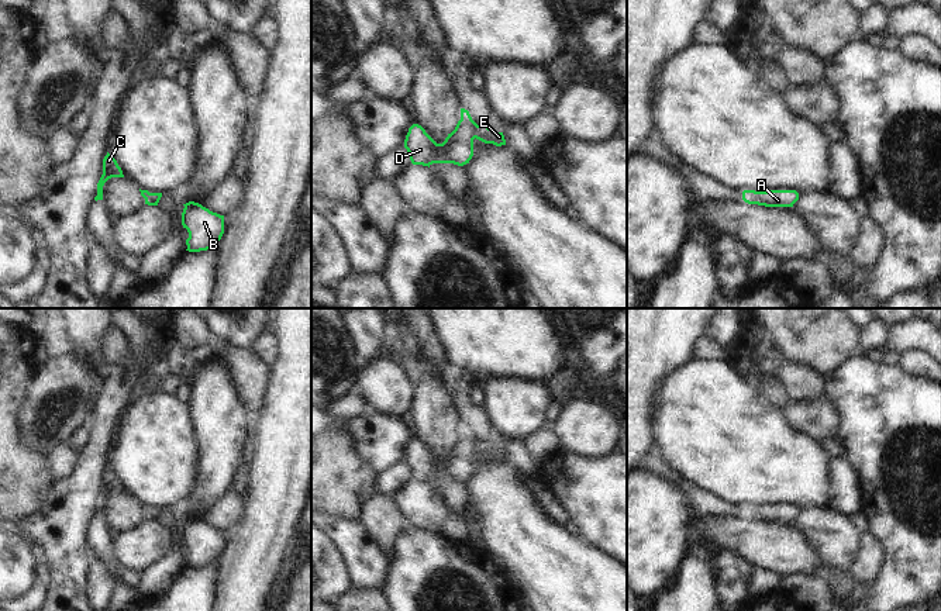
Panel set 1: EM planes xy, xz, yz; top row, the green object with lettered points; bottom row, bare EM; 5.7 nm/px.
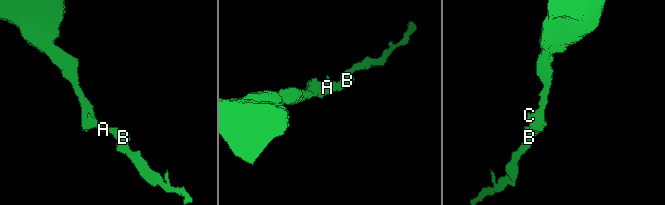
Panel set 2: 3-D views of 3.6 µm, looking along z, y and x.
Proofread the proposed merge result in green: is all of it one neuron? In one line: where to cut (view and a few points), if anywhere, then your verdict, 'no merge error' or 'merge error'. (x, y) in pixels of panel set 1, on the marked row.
cut none; no merge error

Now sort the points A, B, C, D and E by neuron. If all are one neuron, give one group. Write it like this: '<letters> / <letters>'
A B C D E

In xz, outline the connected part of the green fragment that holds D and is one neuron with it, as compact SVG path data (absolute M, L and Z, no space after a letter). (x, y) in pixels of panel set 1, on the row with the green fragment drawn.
M461 108L461 120L442 144L437 144L425 130L413 124L404 139L404 148L413 165L431 166L432 163L454 163L463 166L473 156L473 139L496 146L506 145L503 132L489 125L478 125L468 110Z

